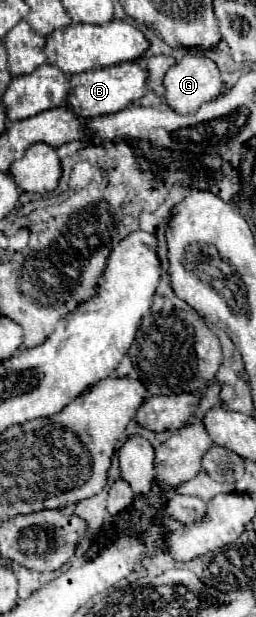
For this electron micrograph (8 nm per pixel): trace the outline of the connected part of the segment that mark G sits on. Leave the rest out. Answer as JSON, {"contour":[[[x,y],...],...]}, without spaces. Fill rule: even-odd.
{"contour":[[[184,55],[164,77],[166,103],[178,115],[196,113],[206,101],[214,101],[222,93],[218,67],[208,57]]]}

